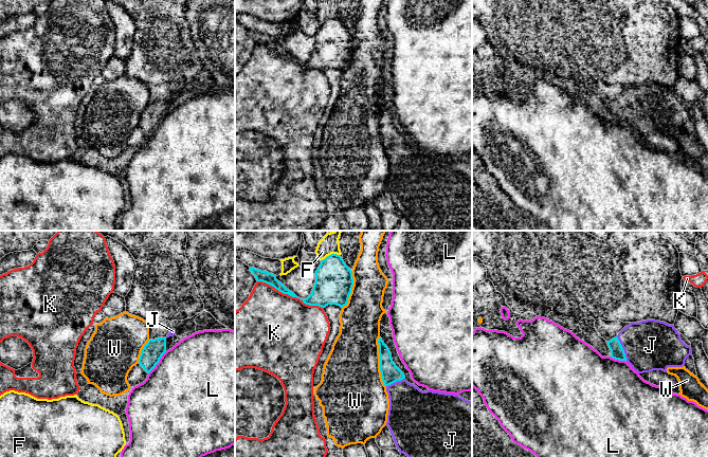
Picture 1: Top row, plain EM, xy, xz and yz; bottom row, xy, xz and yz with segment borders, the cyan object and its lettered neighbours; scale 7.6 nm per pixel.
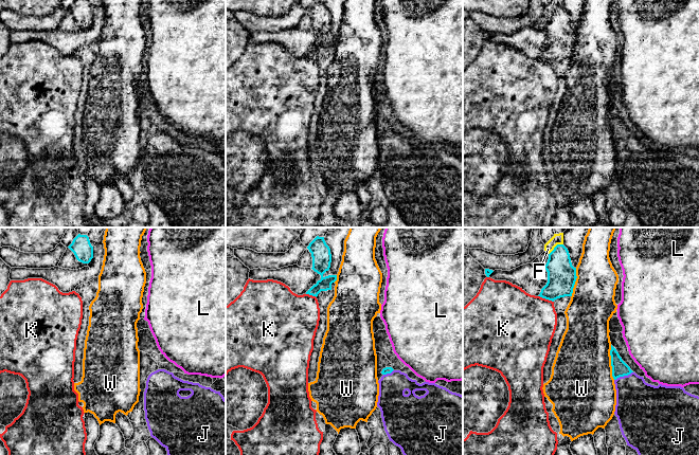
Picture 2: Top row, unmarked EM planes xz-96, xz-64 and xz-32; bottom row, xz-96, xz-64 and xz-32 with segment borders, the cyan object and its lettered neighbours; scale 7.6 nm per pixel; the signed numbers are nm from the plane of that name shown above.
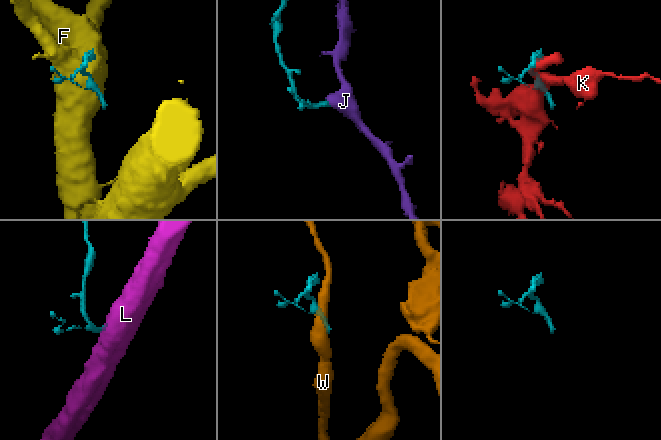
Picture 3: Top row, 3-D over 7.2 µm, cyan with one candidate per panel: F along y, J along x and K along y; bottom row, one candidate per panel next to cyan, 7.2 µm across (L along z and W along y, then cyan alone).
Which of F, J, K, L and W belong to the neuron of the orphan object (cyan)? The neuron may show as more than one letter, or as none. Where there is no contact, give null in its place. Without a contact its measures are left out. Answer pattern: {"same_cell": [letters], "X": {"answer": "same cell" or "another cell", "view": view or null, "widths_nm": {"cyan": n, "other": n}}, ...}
{"same_cell": ["J"], "F": {"answer": "another cell", "view": "xz", "widths_nm": {"cyan": 280, "other": 140}}, "J": {"answer": "same cell", "view": "yz", "widths_nm": {"cyan": 110, "other": 380}}, "K": {"answer": "another cell", "view": "xz", "widths_nm": {"cyan": 180, "other": 500}}, "L": {"answer": "another cell", "view": "xy", "widths_nm": {"cyan": 160, "other": 500}}, "W": {"answer": "another cell", "view": "xz", "widths_nm": {"cyan": 140, "other": 440}}}

